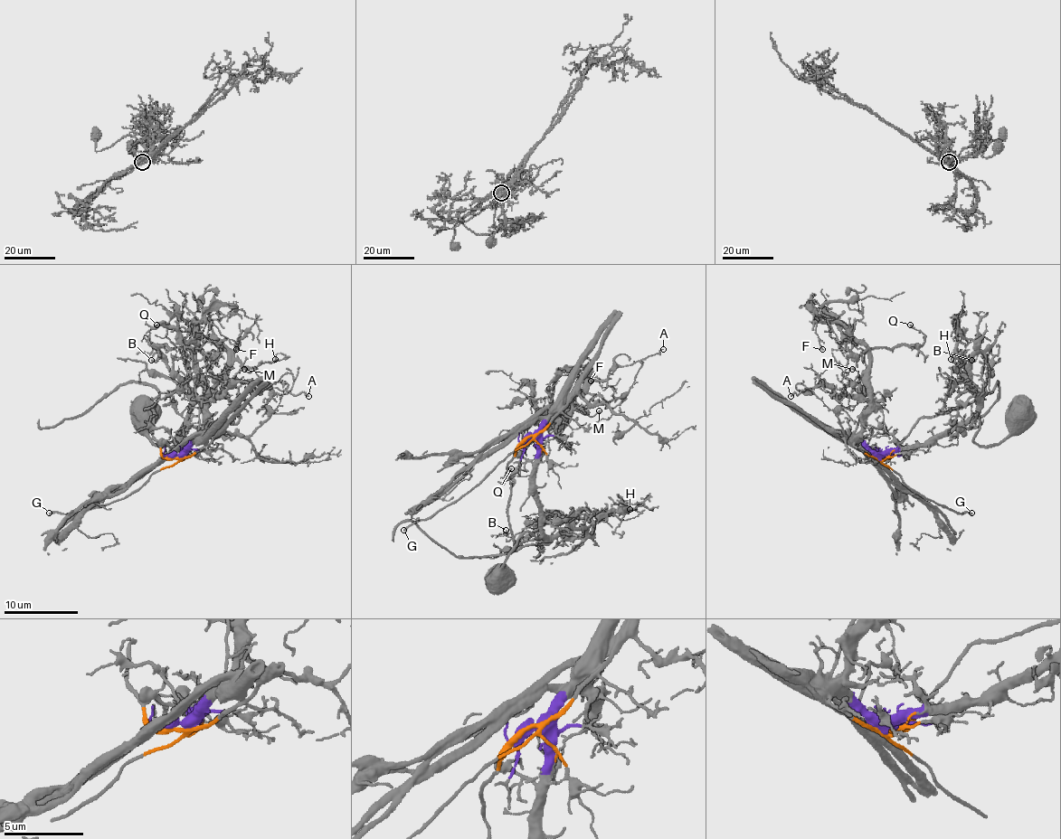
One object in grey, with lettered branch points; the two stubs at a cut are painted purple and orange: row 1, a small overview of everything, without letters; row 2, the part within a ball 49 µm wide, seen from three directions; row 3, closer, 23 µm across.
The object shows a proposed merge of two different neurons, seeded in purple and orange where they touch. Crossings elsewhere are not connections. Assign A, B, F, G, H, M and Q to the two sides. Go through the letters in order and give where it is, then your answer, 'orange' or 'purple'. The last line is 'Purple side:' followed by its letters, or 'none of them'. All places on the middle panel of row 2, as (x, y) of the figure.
A: at (663, 349); purple
B: at (506, 530); purple
F: at (591, 381); purple
G: at (403, 530); orange
H: at (629, 509); purple
M: at (599, 410); purple
Q: at (511, 468); purple
Purple side: A, B, F, H, M, Q

